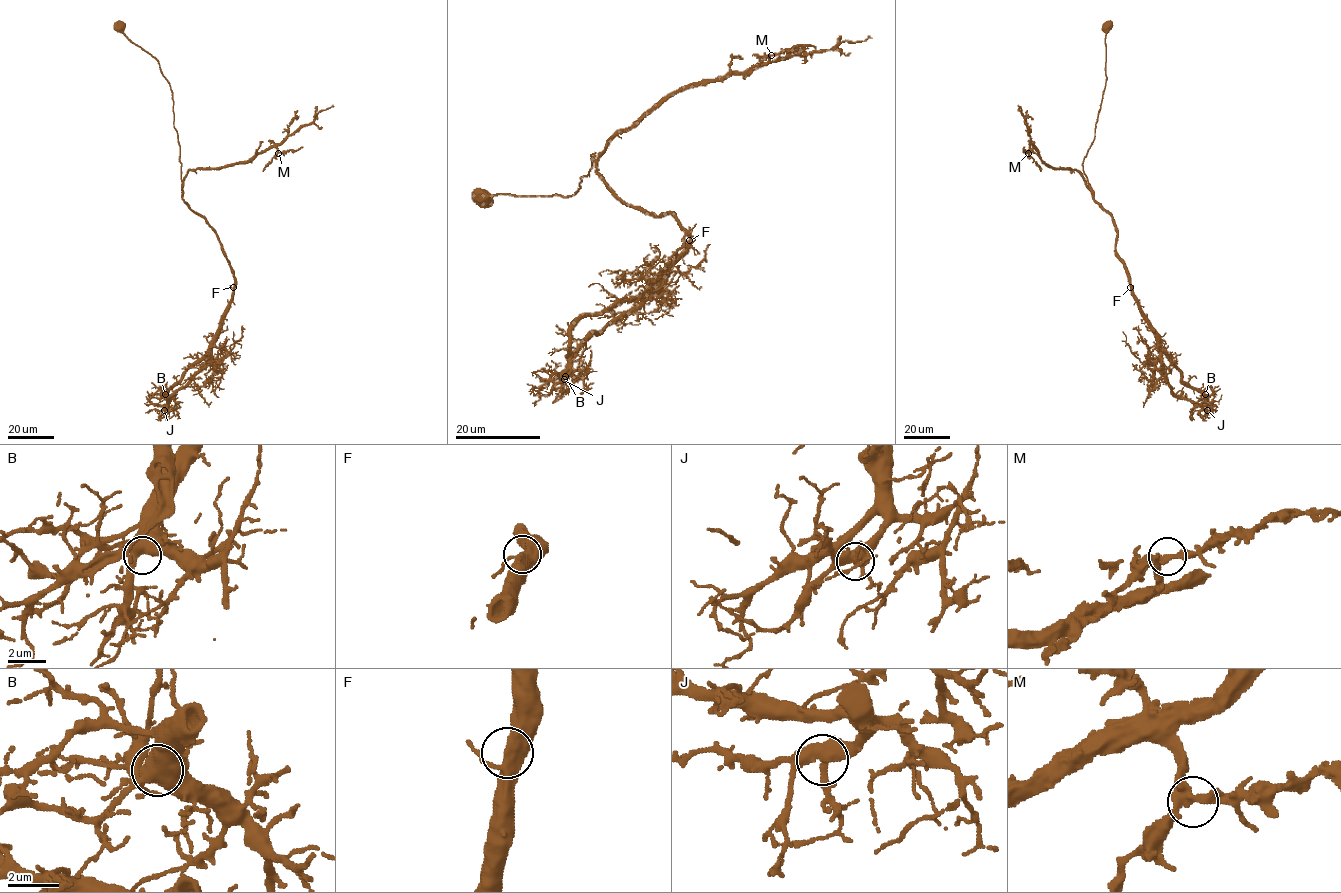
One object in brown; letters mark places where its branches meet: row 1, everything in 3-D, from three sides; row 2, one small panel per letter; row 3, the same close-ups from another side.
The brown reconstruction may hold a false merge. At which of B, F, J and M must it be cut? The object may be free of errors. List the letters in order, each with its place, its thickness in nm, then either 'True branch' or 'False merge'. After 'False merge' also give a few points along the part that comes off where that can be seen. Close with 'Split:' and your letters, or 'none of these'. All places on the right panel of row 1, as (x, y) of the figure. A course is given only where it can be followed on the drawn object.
B: Place: (1205, 394). Thickness 480 nm. True branch
F: Place: (1130, 287). Thickness 480 nm. True branch
J: Place: (1207, 410). Thickness 440 nm. True branch
M: Place: (1028, 153). Thickness 280 nm. True branch
Split: none of these

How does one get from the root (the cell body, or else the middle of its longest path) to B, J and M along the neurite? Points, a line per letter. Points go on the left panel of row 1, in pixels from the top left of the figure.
B: (120, 26), (157, 61), (169, 85), (182, 199), (214, 232), (234, 277), (221, 328), (207, 352), (165, 394)
J: (120, 26), (157, 61), (169, 85), (182, 199), (214, 232), (234, 277), (208, 362), (164, 410)
M: (120, 26), (157, 61), (169, 85), (182, 186), (189, 169), (251, 161), (274, 147), (278, 153)

